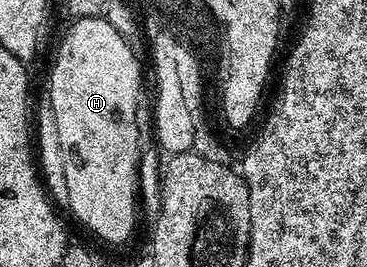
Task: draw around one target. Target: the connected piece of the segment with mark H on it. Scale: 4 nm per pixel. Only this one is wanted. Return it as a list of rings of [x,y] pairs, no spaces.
[[[81,17],[76,19],[71,29],[63,36],[59,44],[59,53],[55,56],[55,65],[51,68],[51,85],[49,91],[51,101],[55,103],[55,125],[57,140],[63,149],[63,169],[65,170],[65,186],[69,186],[67,204],[71,212],[92,232],[111,244],[119,244],[131,236],[135,228],[135,187],[139,184],[139,87],[143,84],[143,76],[139,73],[139,60],[136,49],[127,44],[124,37],[118,33],[109,22],[97,17]]]

